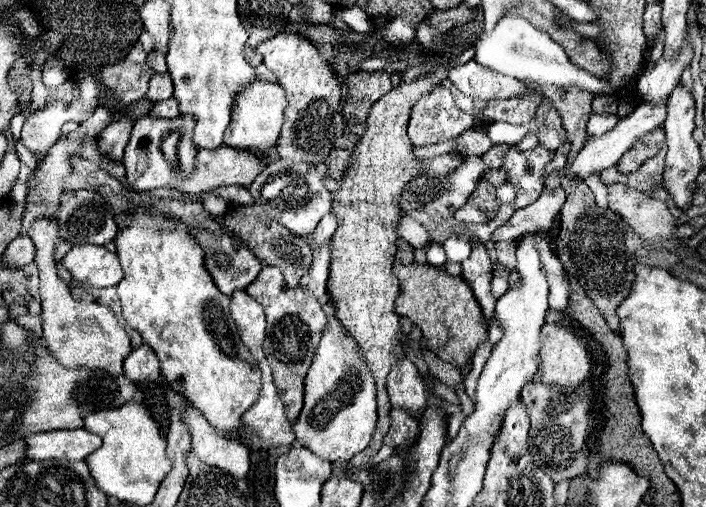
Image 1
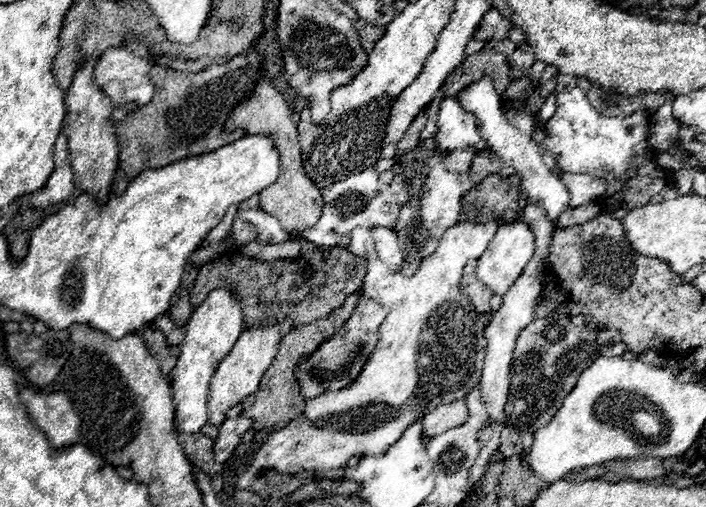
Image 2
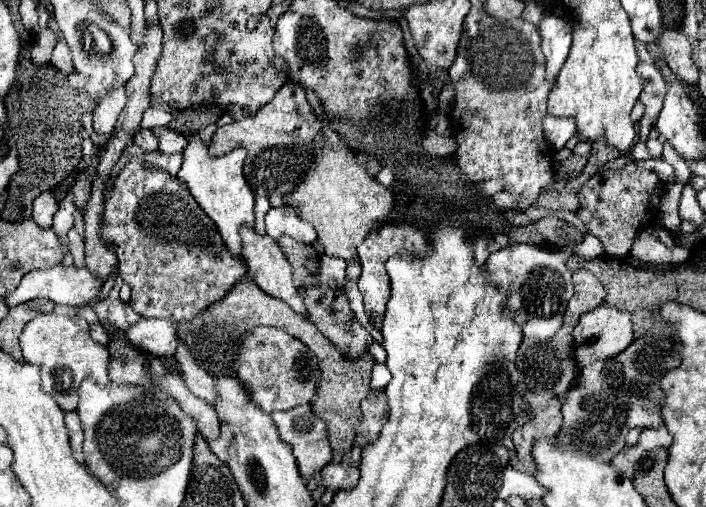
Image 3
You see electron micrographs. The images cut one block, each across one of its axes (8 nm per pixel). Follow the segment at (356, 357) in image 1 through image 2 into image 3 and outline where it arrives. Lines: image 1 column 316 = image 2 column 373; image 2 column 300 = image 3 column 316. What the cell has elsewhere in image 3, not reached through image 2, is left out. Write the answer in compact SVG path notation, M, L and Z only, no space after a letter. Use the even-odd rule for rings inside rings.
M302 404L286 412L272 412L272 420L280 432L280 438L292 446L302 476L312 476L332 462L332 448L328 442L326 422L312 412L312 404Z

